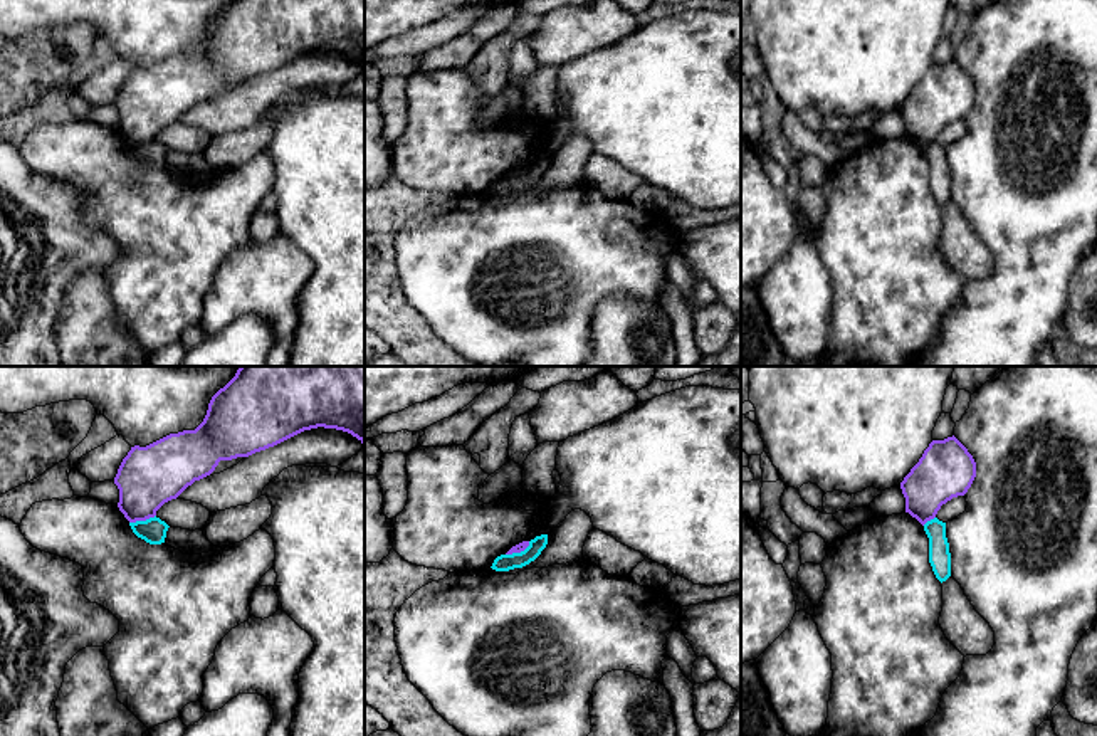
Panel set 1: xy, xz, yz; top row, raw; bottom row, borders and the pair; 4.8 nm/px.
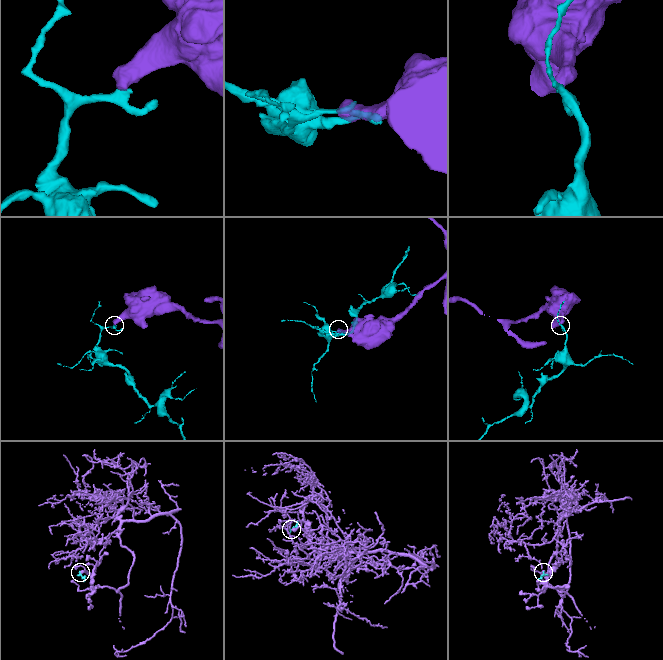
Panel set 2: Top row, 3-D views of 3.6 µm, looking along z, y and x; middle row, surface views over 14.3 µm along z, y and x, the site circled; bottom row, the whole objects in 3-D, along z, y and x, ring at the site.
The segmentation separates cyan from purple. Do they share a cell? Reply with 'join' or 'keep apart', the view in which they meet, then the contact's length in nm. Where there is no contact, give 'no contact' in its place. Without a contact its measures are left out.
keep apart; meets cyan in xy; contact 130 nm long

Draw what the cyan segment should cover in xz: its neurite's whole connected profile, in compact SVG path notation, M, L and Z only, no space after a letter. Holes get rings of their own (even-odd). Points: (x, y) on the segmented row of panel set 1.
M548 534L536 536L529 541L529 546L521 553L501 555L494 560L492 570L509 571L514 568L522 568L534 561L548 544Z

